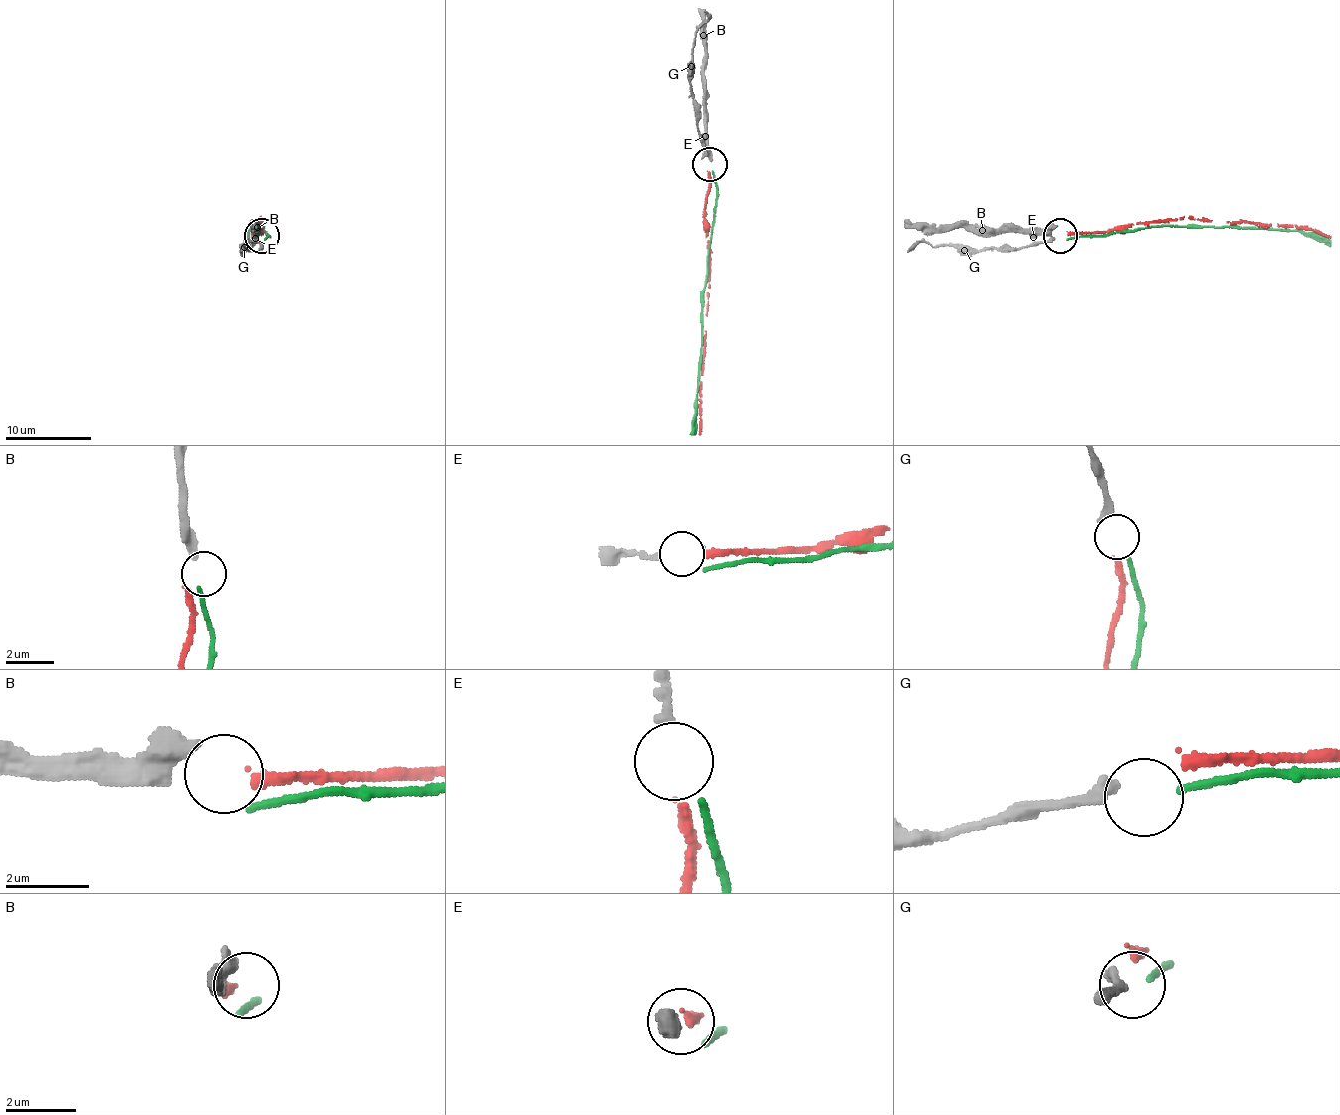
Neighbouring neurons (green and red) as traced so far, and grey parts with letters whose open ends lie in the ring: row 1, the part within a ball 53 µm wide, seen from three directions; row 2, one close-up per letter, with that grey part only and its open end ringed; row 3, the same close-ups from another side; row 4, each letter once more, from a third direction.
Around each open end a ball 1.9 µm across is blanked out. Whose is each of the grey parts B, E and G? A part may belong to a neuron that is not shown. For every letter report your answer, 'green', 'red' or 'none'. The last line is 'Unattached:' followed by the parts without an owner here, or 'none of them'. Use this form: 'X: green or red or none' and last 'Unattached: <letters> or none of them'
B: none
E: red
G: green
Unattached: B

